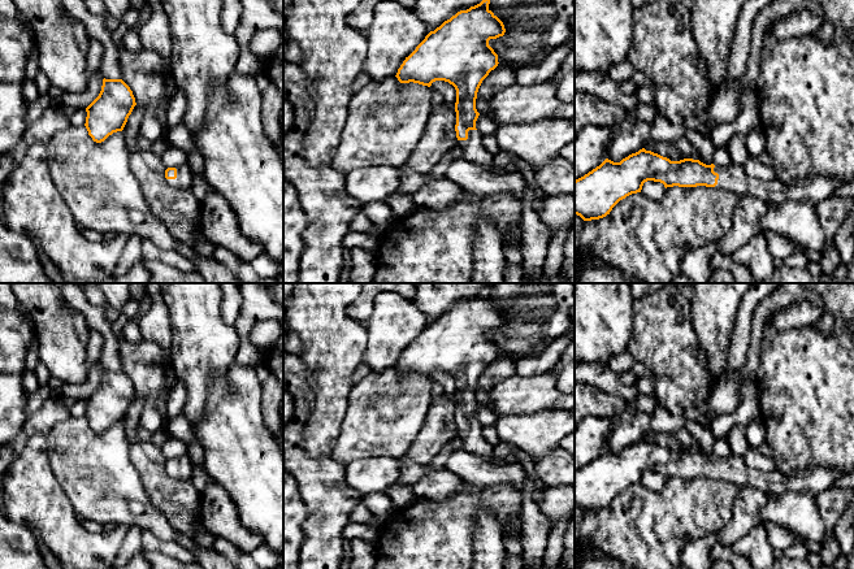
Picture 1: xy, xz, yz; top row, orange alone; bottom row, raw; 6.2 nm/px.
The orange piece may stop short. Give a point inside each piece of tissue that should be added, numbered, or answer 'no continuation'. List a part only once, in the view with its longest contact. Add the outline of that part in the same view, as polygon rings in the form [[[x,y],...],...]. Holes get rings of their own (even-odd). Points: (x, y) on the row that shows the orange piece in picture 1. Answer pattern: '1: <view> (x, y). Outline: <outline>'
1: xz (473, 151). Outline: [[[469,130],[467,140],[459,140],[463,148],[463,158],[482,169],[493,169],[493,155],[482,144],[482,134],[478,130]]]

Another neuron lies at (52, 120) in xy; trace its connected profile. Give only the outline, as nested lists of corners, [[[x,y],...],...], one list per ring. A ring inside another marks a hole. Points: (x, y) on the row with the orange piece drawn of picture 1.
[[[49,105],[42,116],[26,129],[22,139],[22,148],[35,142],[47,143],[56,133],[69,126],[70,120],[64,110],[55,105]]]

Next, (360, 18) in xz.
[[[361,0],[360,4],[347,16],[346,22],[352,29],[367,32],[373,22],[374,8],[387,0]]]

